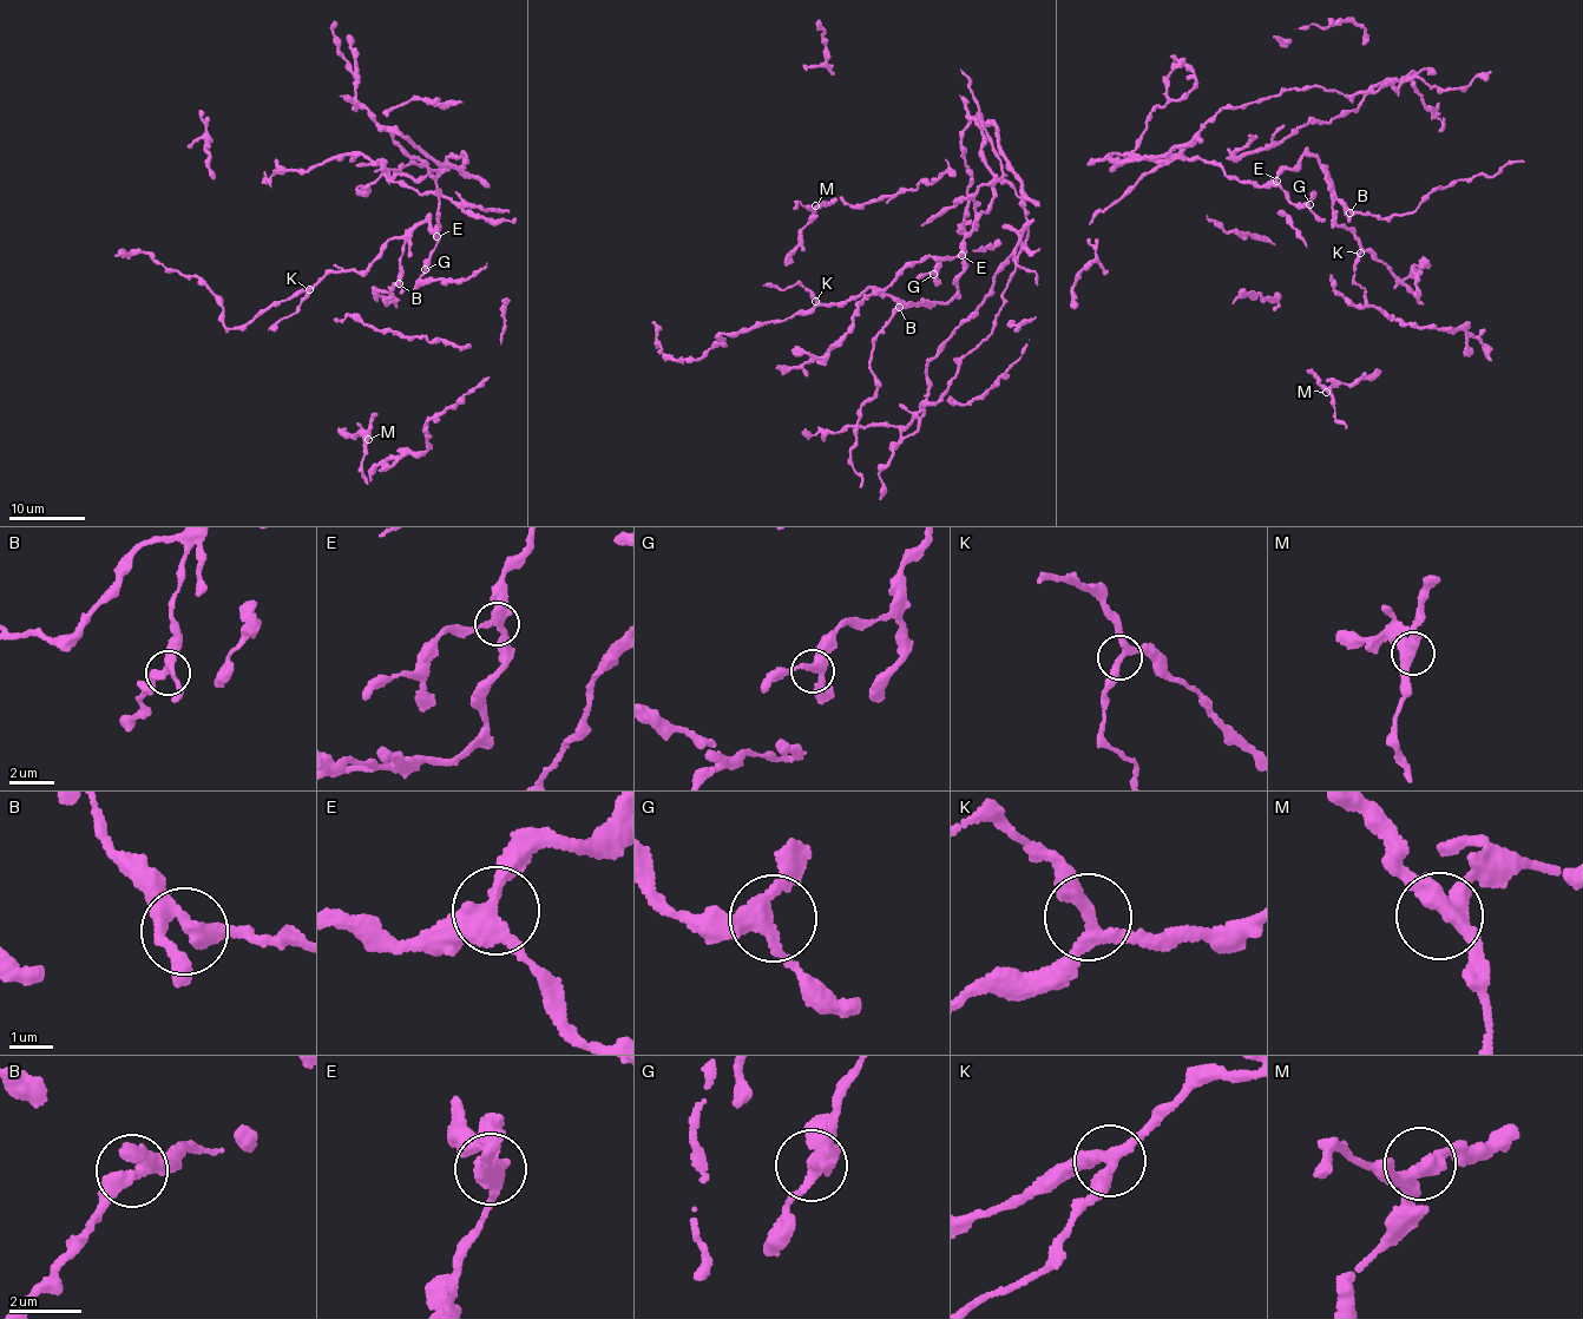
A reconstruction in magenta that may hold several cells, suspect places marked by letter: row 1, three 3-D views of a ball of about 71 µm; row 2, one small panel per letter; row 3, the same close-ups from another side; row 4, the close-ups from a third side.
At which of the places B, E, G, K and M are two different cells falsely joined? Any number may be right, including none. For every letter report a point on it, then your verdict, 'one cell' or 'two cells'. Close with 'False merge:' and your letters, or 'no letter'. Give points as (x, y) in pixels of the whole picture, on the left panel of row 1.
B: (399, 283) | one cell
E: (437, 236) | one cell
G: (425, 269) | one cell
K: (309, 289) | one cell
M: (368, 439) | one cell
False merge: no letter

